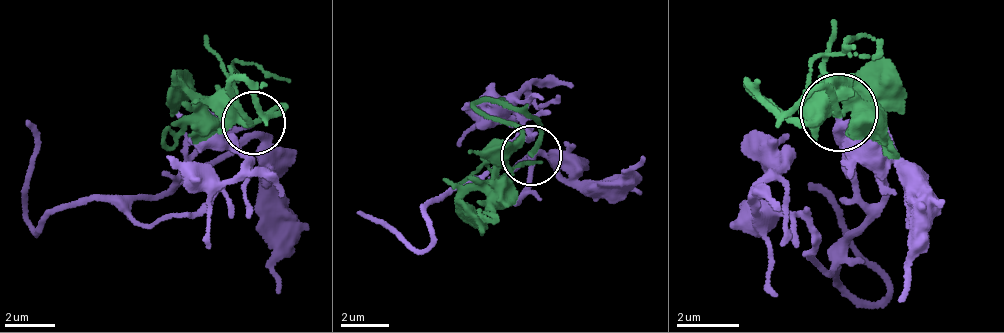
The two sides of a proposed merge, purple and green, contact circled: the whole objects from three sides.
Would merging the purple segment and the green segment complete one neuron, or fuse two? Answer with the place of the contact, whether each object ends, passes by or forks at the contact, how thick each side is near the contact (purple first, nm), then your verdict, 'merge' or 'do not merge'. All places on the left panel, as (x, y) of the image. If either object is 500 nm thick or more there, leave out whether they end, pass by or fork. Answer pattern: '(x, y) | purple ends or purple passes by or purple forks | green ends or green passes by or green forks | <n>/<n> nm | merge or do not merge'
(253, 122) | purple forks | green ends | 180/180 nm | merge

